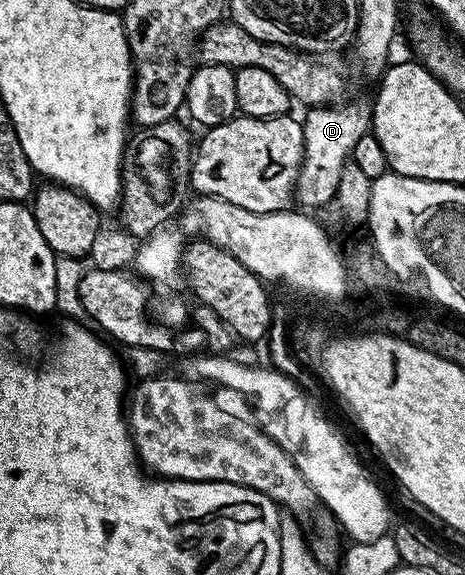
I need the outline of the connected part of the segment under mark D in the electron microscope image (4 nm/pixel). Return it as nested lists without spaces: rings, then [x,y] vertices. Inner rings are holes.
[[[344,101],[338,105],[313,107],[306,112],[307,119],[302,120],[303,164],[299,166],[299,182],[295,184],[295,199],[300,208],[323,207],[336,198],[342,167],[349,161],[353,145],[371,131],[371,108],[370,102]]]

